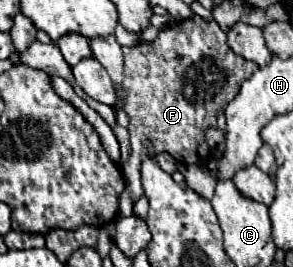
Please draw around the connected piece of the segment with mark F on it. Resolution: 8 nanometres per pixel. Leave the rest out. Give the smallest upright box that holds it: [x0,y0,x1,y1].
[119,16,259,216]

